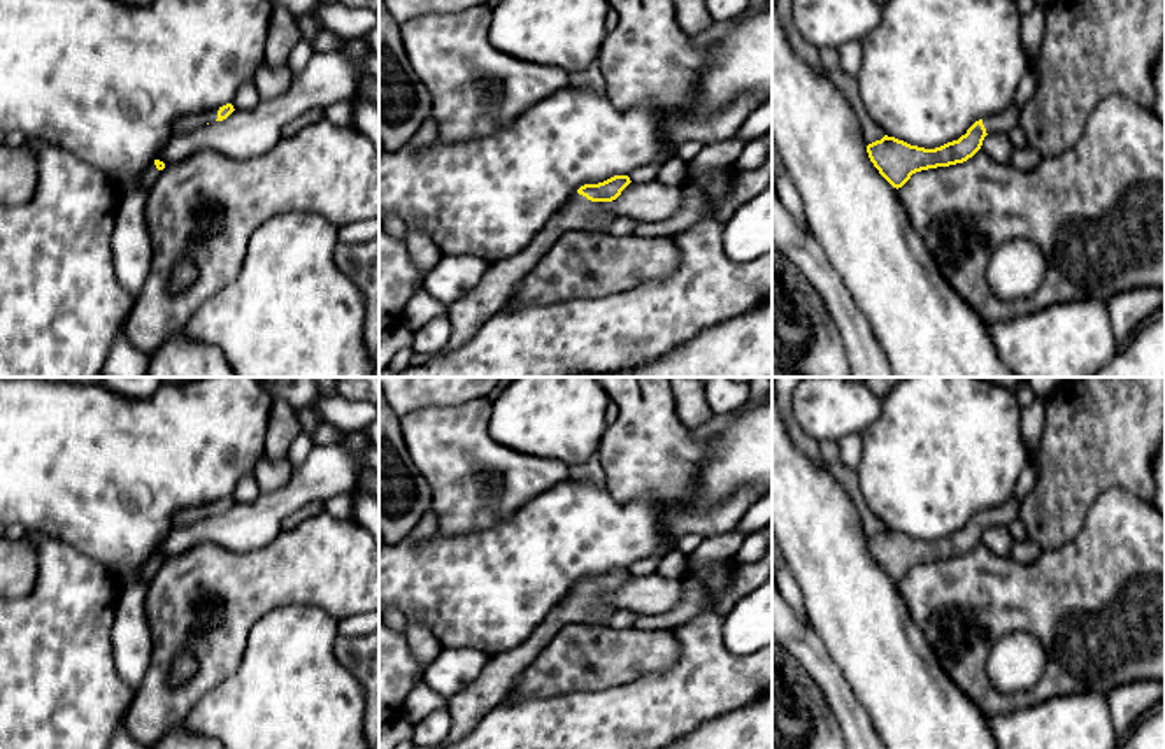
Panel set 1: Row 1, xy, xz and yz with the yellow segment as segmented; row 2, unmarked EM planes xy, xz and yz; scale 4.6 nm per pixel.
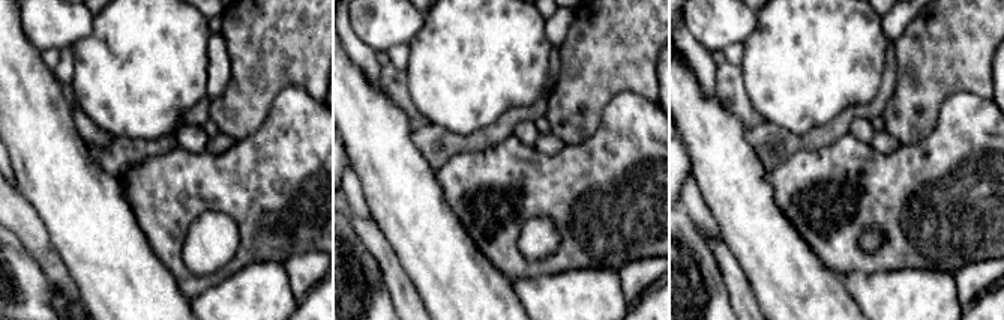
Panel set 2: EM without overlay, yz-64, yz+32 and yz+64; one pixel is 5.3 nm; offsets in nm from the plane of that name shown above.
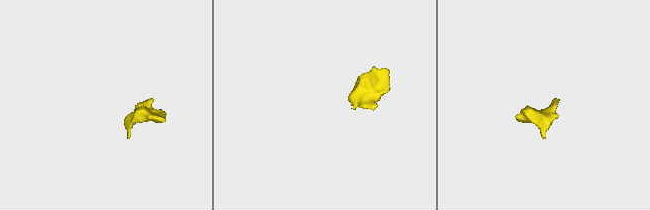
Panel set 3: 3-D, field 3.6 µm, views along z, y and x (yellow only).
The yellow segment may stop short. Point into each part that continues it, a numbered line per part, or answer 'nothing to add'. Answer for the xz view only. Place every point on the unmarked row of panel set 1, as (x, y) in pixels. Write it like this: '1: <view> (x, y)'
1: xz (500, 672)

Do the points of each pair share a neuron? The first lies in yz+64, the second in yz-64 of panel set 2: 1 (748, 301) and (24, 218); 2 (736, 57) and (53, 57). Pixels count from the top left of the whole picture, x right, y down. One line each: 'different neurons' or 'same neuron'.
1: same neuron
2: different neurons

